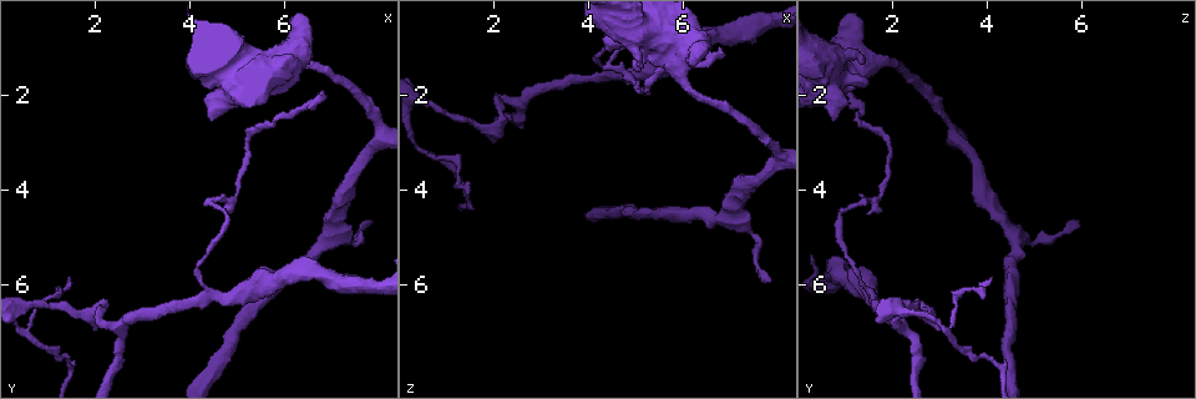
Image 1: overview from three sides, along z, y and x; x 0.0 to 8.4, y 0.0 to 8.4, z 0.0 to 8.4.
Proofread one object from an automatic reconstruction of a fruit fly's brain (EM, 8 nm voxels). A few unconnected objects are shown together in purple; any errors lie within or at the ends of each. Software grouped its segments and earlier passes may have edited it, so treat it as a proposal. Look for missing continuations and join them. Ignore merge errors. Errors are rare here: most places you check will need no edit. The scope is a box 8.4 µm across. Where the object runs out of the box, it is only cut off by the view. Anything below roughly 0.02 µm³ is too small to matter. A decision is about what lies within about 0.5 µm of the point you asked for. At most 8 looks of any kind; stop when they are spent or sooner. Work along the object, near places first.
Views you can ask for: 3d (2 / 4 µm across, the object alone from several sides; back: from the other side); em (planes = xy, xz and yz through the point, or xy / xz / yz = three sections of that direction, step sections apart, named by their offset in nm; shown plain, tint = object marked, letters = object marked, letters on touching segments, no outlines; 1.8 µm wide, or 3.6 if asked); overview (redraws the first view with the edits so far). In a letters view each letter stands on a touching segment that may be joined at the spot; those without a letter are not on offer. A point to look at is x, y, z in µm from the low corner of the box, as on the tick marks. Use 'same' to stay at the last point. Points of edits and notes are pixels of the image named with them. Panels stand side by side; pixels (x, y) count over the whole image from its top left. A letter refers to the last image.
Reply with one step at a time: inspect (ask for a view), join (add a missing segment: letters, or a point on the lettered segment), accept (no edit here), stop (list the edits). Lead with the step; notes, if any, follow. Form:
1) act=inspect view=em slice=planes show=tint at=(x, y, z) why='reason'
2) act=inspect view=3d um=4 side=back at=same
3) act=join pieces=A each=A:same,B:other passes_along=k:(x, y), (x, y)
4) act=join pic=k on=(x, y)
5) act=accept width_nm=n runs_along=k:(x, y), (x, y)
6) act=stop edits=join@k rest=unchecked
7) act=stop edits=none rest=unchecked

act=inspect view=em slice=xy step=8 show=tint at=(4.50, 6.25, 1.60) why='side arm on a straight run'

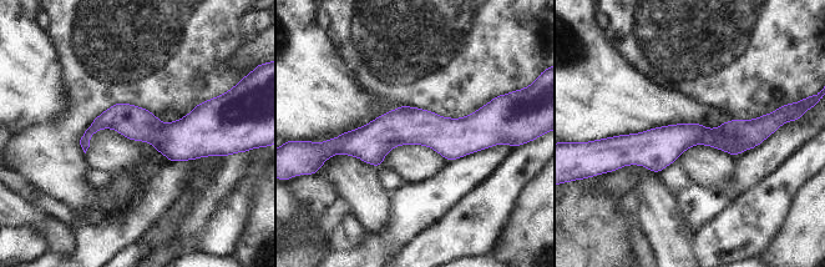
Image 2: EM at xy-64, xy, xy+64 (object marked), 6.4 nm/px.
act=inspect view=em slice=xz step=8 show=letters at=same

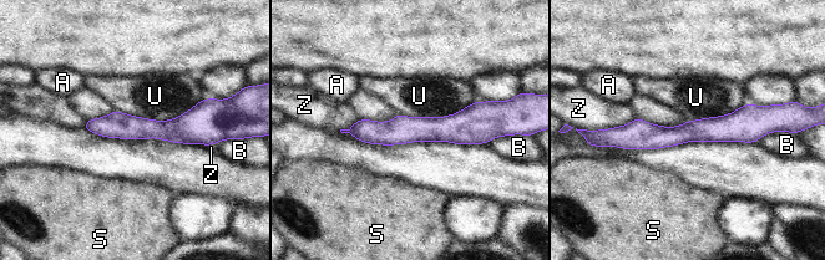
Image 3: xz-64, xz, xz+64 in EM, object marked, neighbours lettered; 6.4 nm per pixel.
act=accept width_nm=160 each=A:other,B:other,S:other,U:other,Z:other found='none of them fits'

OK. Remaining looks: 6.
act=inspect view=em slice=xz step=8 show=tint at=(6.80, 1.90, 1.00) why='end of a long branch'

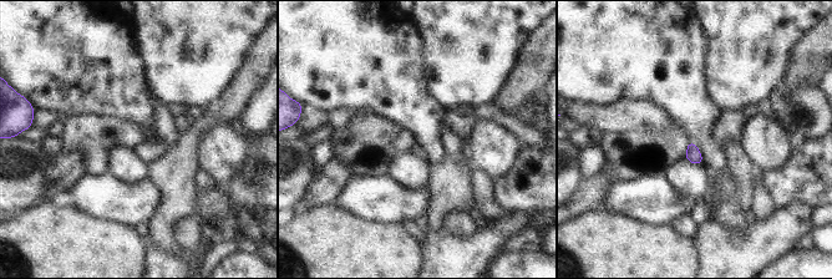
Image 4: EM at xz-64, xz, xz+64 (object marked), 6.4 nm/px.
act=inspect view=em slice=planes show=letters at=same

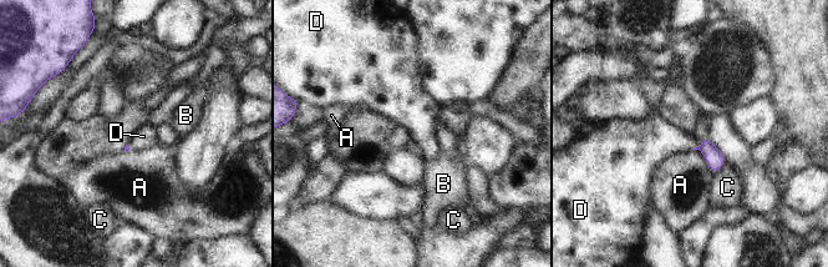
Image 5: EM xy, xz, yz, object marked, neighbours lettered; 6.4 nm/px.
act=accept each=A:other,B:other,C:other,D:other border=5:(699, 139), (699, 144), (692, 149) found='no lettered segment goes on from it'

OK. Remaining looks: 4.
act=inspect view=3d um=2 side=back at=(1.45, 5.80, 4.10) why='thin end'

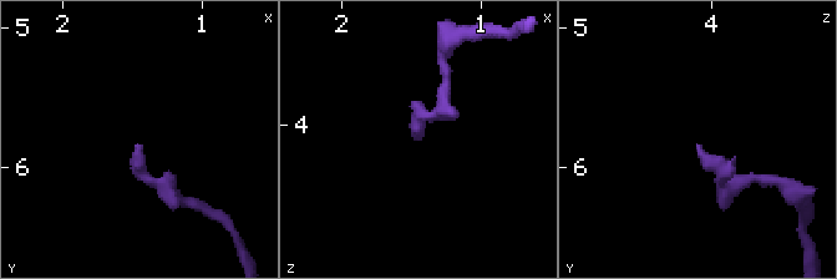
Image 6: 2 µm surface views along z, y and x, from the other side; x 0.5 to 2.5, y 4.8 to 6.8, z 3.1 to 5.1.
act=inspect view=em slice=xy step=4 show=tint at=(1.44, 5.82, 4.10)

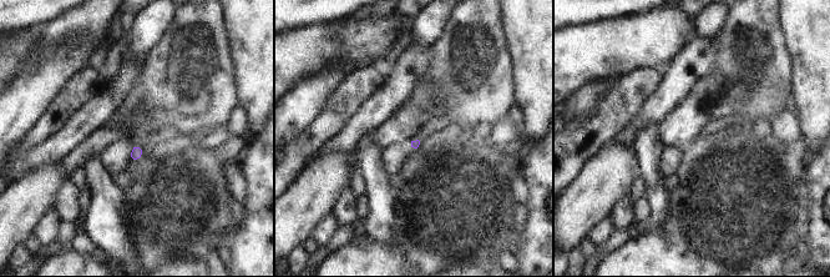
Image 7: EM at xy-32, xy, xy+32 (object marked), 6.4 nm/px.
act=inspect view=em slice=planes show=letters at=same

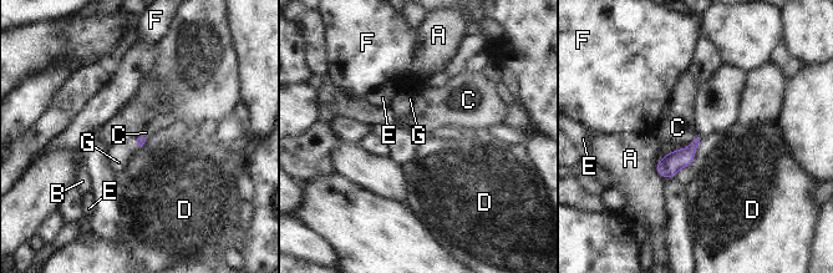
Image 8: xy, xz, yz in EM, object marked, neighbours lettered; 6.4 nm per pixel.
act=accept each=A:other,B:other,C:other,D:other,E:other,F:other,G:other border=8:(664, 155), (664, 158), (656, 162) found='no lettered segment goes on from it'

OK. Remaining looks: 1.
act=stop edits=none rest=unchecked

